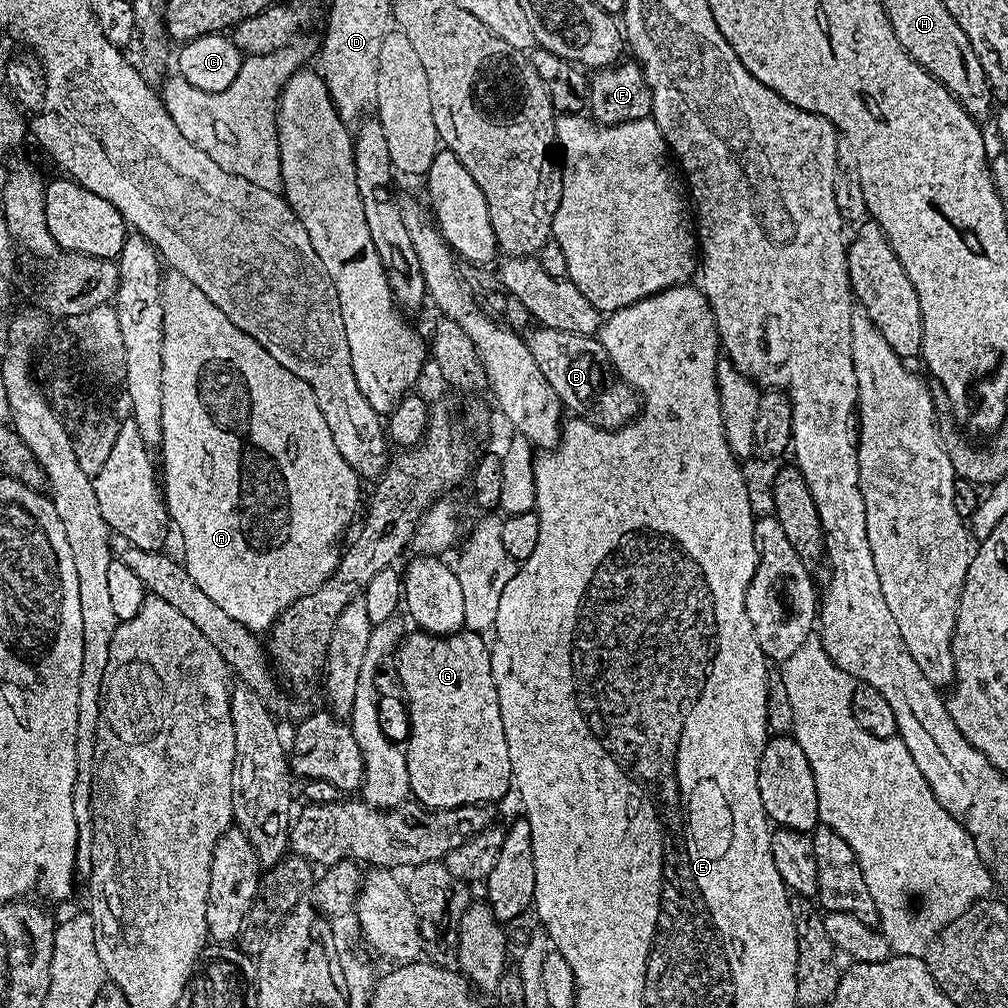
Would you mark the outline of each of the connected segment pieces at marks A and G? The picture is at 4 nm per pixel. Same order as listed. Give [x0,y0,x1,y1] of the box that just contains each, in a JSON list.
[[159,271,361,634],[395,630,513,809]]

